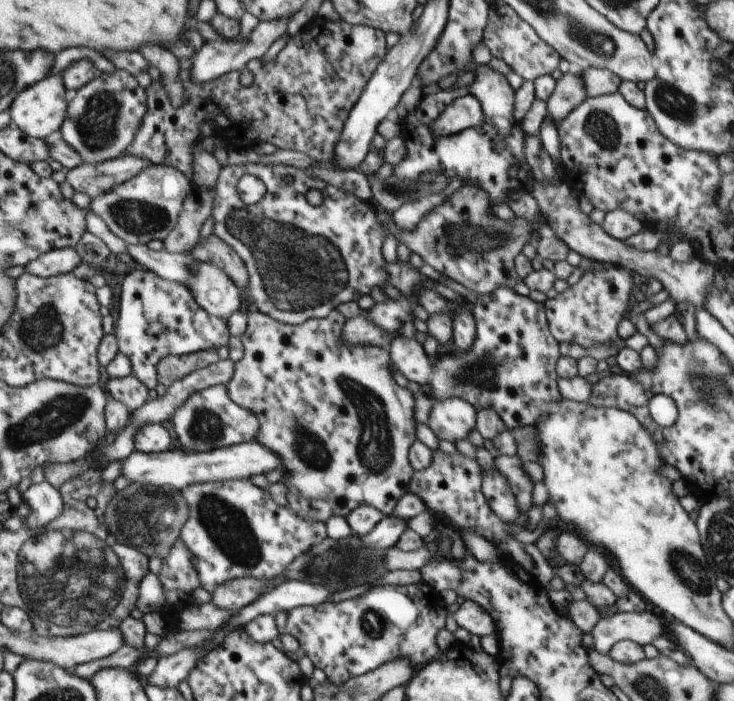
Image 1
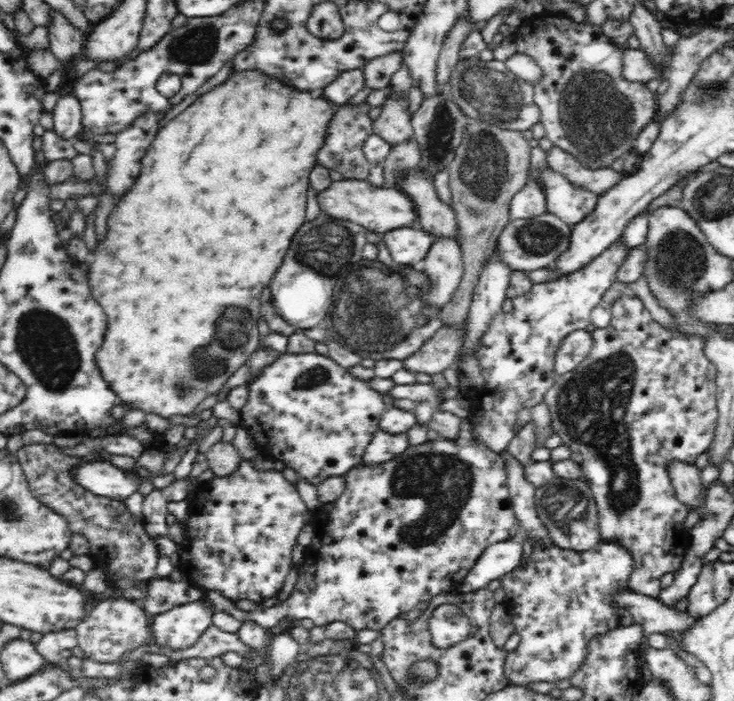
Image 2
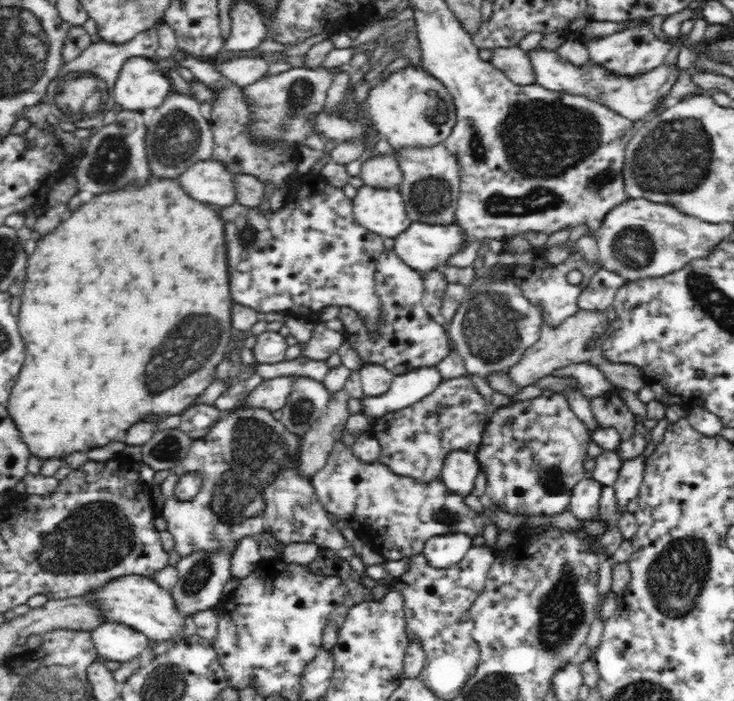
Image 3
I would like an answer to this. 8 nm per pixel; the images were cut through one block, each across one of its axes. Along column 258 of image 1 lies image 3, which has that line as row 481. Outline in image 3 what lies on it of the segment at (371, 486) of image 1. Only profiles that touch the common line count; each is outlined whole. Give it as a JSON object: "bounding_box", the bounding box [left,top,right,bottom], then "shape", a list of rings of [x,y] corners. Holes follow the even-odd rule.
{"bounding_box":[311,441,528,562],"shape":[[[348,441],[335,443],[324,468],[313,475],[311,486],[326,512],[354,530],[363,542],[372,542],[376,553],[384,557],[385,562],[423,555],[424,544],[434,536],[464,533],[474,537],[490,524],[497,526],[498,533],[518,533],[519,527],[528,518],[527,515],[512,515],[500,507],[494,509],[489,505],[482,514],[477,513],[464,503],[462,496],[451,493],[441,478],[423,485],[412,478],[394,474],[379,461],[363,462],[354,456]]]}

